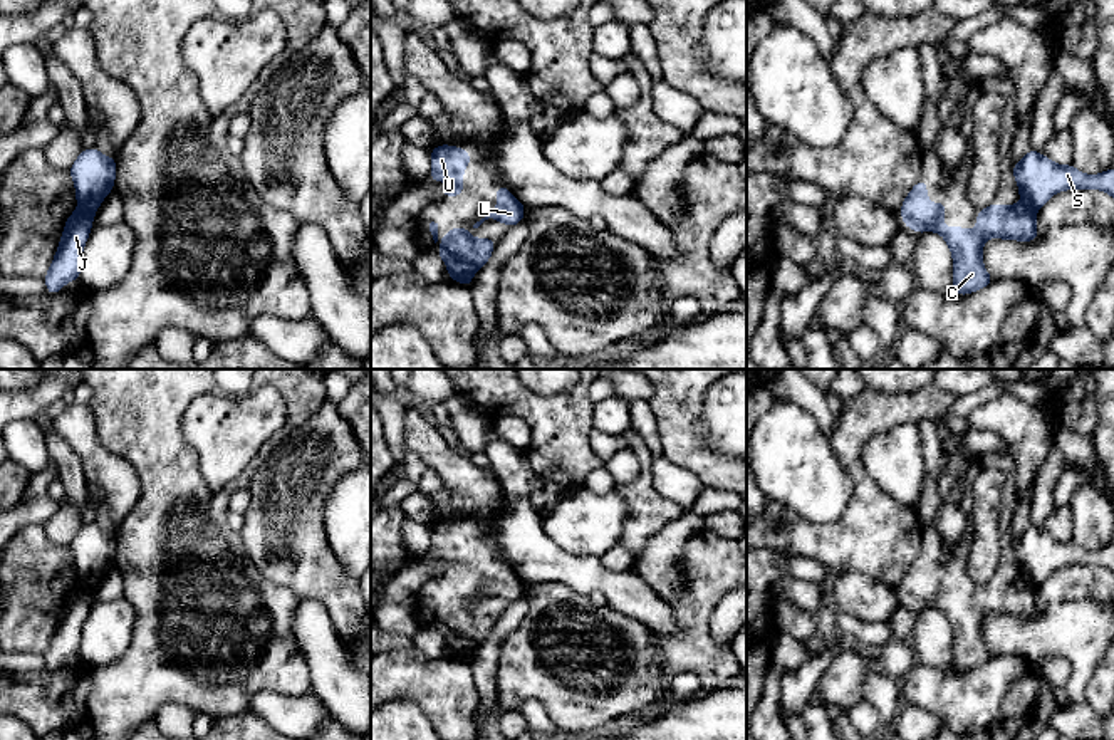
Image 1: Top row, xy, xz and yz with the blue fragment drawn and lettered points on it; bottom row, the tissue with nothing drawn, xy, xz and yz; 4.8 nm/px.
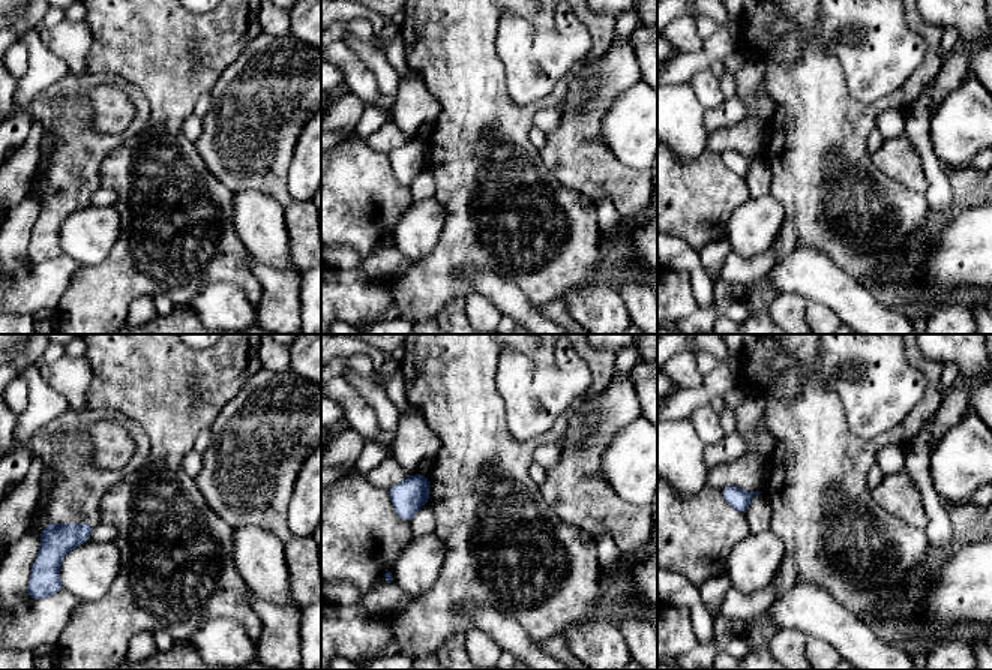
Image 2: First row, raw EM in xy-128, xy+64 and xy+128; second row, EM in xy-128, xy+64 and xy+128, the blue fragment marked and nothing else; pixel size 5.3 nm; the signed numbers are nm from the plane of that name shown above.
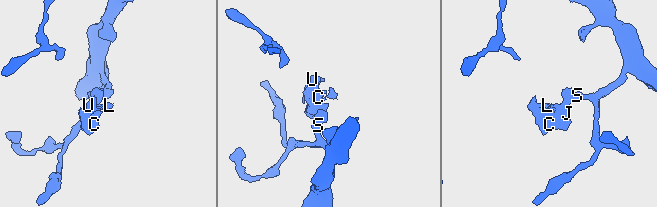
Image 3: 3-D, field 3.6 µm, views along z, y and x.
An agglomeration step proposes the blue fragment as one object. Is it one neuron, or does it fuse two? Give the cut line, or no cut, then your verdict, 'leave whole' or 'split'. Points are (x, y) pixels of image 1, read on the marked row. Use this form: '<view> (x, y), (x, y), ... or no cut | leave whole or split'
xy (78, 207), (93, 213) | split

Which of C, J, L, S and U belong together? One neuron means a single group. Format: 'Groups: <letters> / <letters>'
Groups: C J L U / S

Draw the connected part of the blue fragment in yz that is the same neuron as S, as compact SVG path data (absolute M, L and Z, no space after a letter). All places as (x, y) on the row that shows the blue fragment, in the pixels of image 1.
M1035 149L1013 164L1013 176L1022 203L1032 211L1064 190L1102 190L1114 198L1114 168L1091 176L1072 164L1057 164Z

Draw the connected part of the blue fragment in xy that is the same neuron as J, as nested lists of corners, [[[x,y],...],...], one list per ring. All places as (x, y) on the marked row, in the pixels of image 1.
[[[79,206],[72,215],[69,215],[55,257],[47,275],[44,277],[49,295],[57,294],[67,282],[79,279],[82,267],[82,248],[91,233],[92,221],[94,213],[89,213]]]

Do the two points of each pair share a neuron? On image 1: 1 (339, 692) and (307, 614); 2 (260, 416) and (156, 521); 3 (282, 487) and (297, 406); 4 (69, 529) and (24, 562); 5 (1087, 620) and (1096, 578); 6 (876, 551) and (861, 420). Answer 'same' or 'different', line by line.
1: same
2: different
3: different
4: different
5: different
6: same

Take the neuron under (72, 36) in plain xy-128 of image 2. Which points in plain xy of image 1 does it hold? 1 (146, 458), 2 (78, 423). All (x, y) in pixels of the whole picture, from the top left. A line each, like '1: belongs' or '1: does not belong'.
1: does not belong
2: belongs

